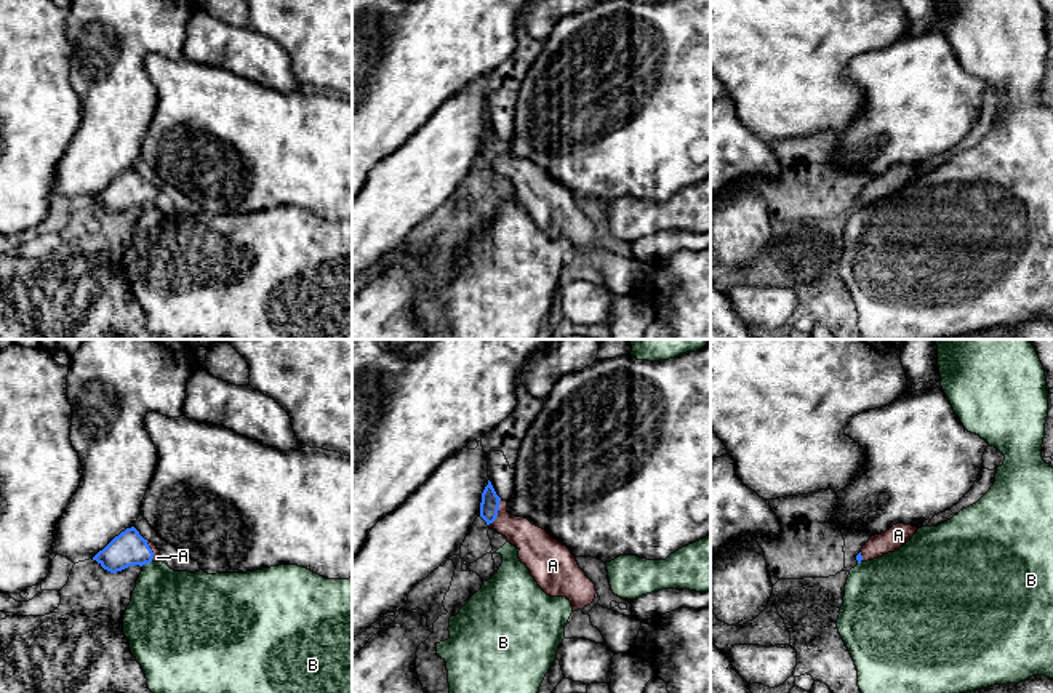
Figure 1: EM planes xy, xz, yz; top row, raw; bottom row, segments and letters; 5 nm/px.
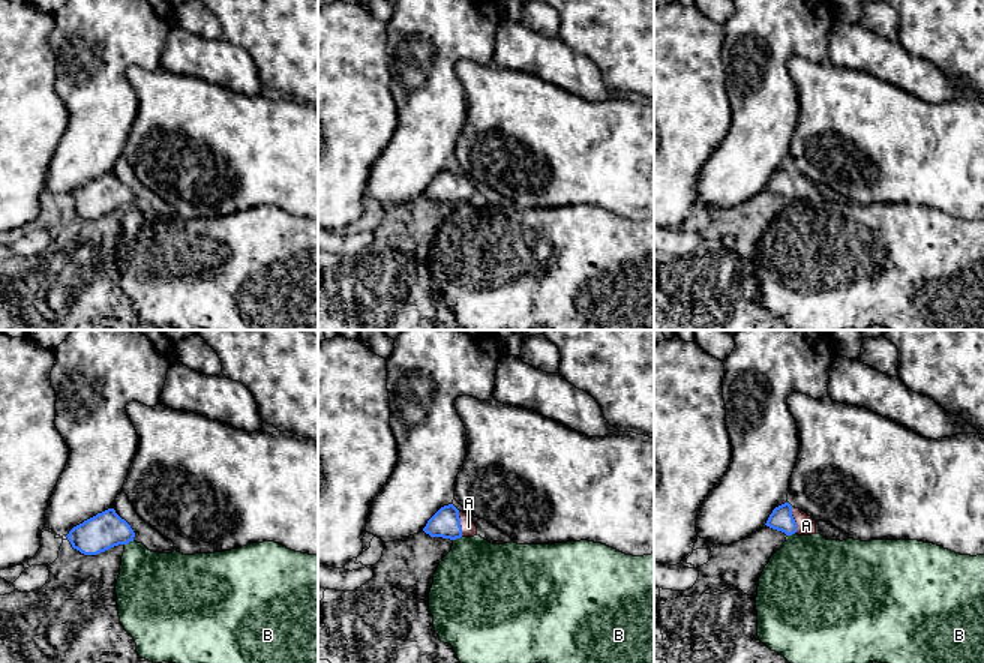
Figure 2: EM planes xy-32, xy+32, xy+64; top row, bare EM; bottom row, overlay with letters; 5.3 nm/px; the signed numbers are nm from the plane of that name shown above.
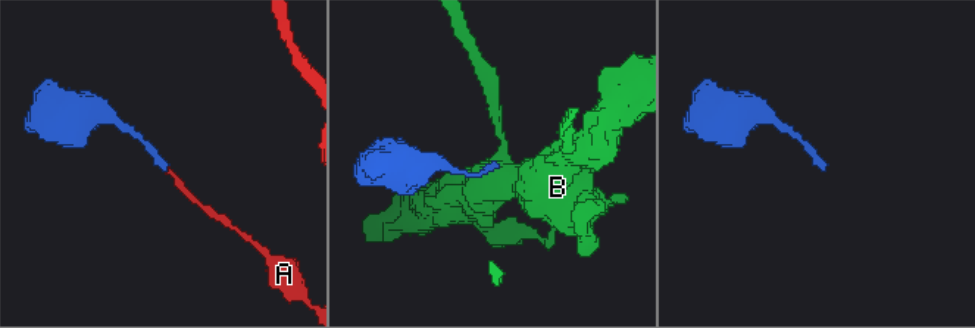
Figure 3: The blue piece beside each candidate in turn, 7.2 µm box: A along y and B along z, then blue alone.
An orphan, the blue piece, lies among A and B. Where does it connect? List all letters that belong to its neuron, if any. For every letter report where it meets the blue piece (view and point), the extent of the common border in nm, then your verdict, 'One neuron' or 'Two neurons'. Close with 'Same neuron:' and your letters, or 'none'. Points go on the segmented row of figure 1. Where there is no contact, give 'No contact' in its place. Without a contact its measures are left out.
A: Touches blue at xz (496, 512). Shared border 150 nm. One neuron
B: Touches blue at xy (146, 562). Shared border 60 nm. Two neurons
Same neuron: A

